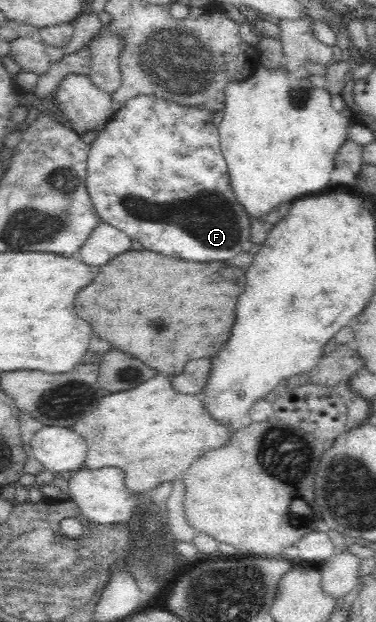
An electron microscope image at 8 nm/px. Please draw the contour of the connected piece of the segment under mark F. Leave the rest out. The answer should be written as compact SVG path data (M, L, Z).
M154 94L138 95L114 113L109 122L101 128L94 141L89 144L87 157L86 189L101 221L127 233L131 240L139 241L147 250L150 249L168 257L186 259L186 261L233 261L239 254L248 252L251 248L250 216L245 209L242 209L243 205L238 203L230 189L229 172L222 153L218 126L212 122L212 116L213 113L202 107L178 105L171 100L160 99Z

